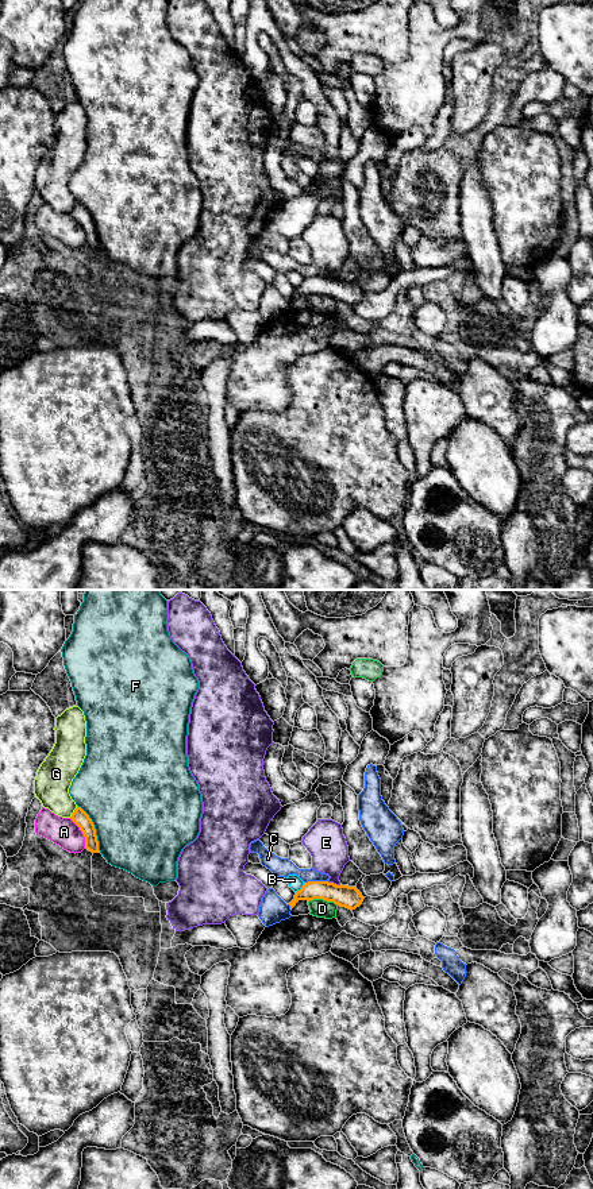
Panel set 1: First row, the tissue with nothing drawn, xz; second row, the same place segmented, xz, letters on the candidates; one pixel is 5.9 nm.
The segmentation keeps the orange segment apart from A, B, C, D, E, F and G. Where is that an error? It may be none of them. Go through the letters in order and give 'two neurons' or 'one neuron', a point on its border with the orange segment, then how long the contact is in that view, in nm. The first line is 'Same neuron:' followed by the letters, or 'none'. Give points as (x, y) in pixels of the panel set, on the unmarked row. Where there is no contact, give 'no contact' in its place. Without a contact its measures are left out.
Same neuron: none
A: two neurons | xz (83, 228) | 200 nm
B: two neurons | xz (301, 284) | 80 nm
C: two neurons | xz (315, 277) | 140 nm
D: two neurons | xz (323, 294) | 190 nm
E: two neurons | xz (332, 278) | 90 nm
F: two neurons | xz (95, 224) | 320 nm
G: two neurons | xz (74, 207) | 90 nm

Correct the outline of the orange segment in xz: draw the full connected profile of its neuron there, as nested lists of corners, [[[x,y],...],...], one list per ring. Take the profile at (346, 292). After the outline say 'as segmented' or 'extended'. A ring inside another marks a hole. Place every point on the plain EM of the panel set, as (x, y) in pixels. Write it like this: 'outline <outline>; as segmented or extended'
outline [[[308,277],[304,278],[303,283],[296,287],[294,294],[289,298],[290,305],[296,301],[299,296],[313,296],[323,294],[327,297],[334,297],[340,302],[349,305],[355,305],[363,297],[362,289],[357,282],[336,281],[328,277]]]; as segmented

